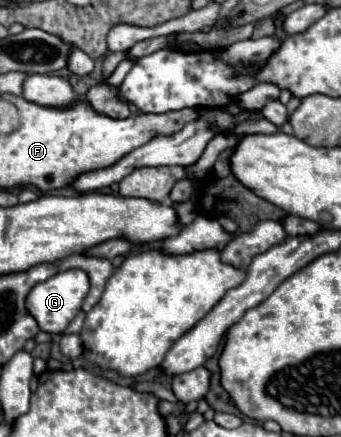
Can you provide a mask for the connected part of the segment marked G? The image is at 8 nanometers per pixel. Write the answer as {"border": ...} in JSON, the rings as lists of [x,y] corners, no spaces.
{"border":[[[69,269],[61,271],[53,277],[49,277],[43,283],[37,283],[31,293],[27,295],[27,311],[37,321],[39,329],[51,335],[61,335],[67,325],[73,321],[73,317],[81,311],[81,303],[89,291],[89,279],[87,273],[81,269]]]}

